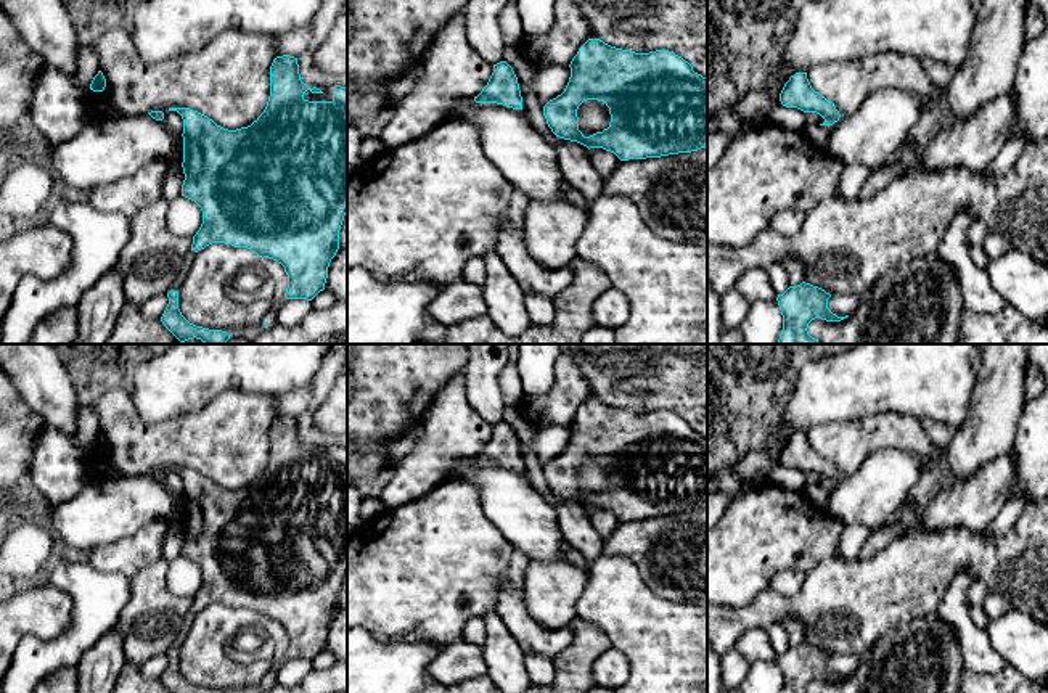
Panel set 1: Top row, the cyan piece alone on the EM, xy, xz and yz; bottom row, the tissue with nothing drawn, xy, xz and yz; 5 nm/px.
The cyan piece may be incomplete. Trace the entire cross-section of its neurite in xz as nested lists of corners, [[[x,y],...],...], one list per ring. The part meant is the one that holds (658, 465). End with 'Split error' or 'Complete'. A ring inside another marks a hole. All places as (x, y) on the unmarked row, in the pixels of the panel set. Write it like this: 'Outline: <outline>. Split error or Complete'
Outline: [[[588,399],[572,418],[571,437],[561,455],[543,466],[543,476],[551,492],[564,500],[577,502],[590,508],[603,508],[620,521],[661,518],[678,513],[691,513],[707,508],[707,439],[693,431],[693,426],[669,410],[635,413]],[[587,460],[603,461],[609,468],[611,482],[603,492],[585,497],[579,490],[577,470]]]. Complete

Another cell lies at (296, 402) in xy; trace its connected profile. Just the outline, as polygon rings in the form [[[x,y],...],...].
[[[305,386],[275,397],[278,416],[289,415],[299,418],[309,407],[312,388]]]

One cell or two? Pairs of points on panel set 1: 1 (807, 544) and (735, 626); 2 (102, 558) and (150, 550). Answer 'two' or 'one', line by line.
1: two
2: one

